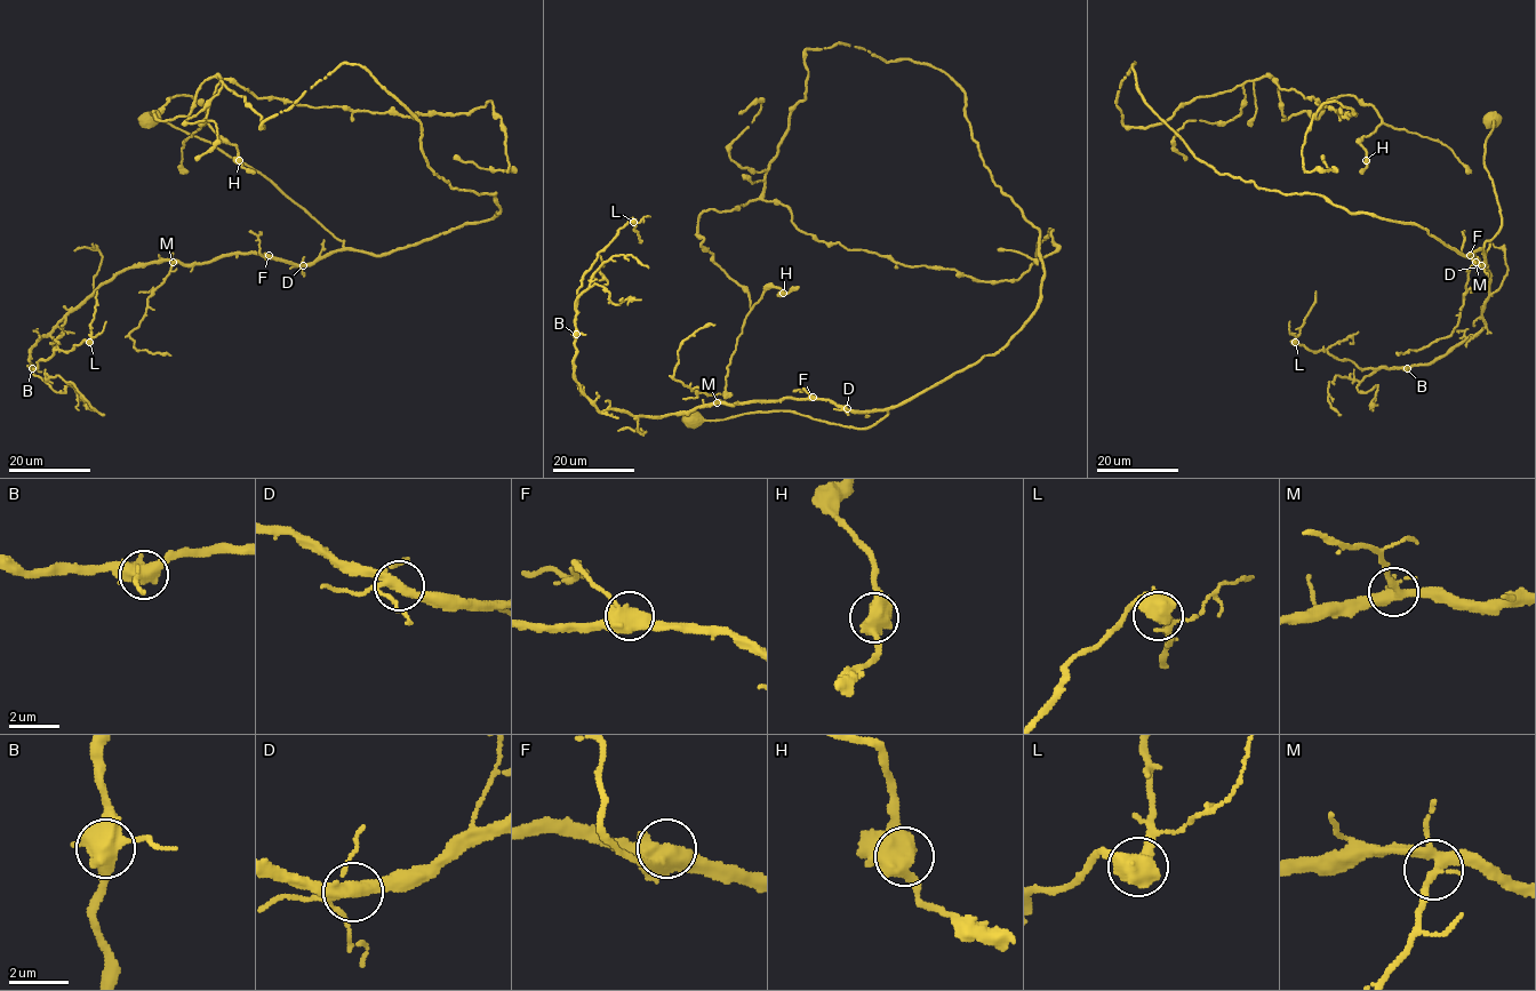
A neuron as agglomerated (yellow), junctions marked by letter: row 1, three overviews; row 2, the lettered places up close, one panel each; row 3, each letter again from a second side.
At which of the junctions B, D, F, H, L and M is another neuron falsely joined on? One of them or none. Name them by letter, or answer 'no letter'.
no letter

